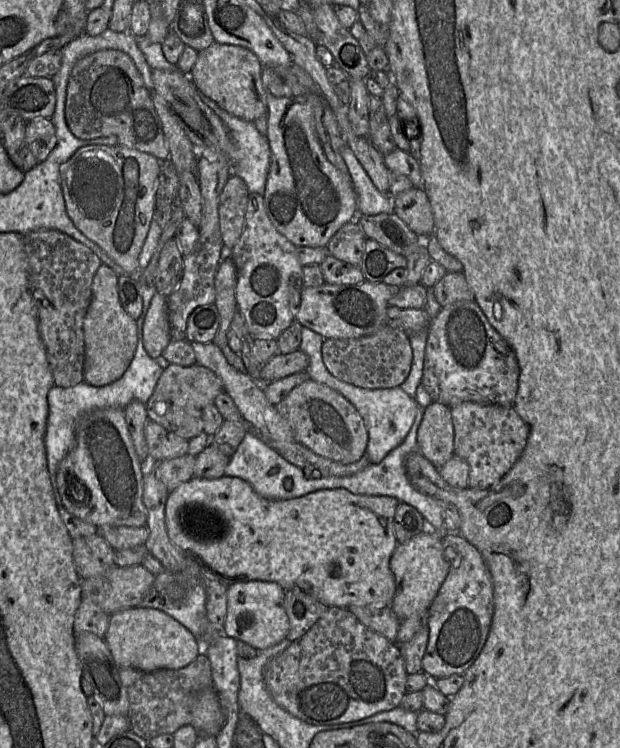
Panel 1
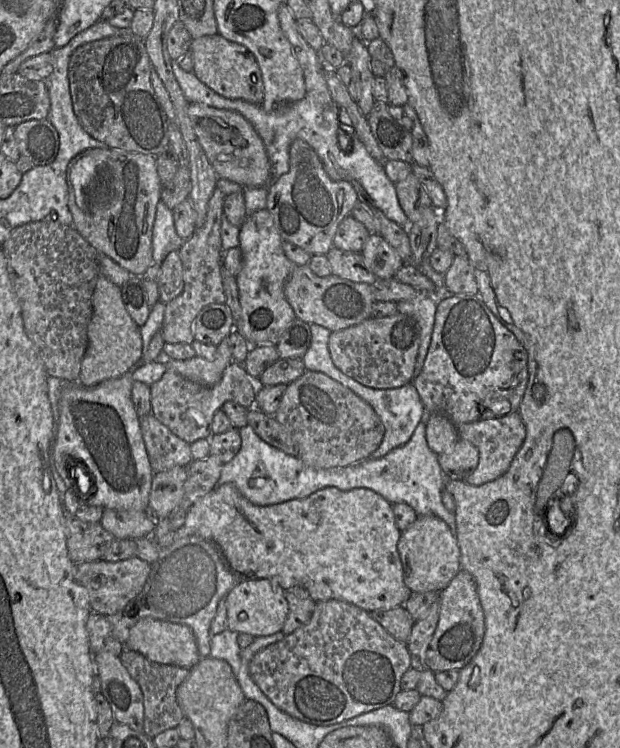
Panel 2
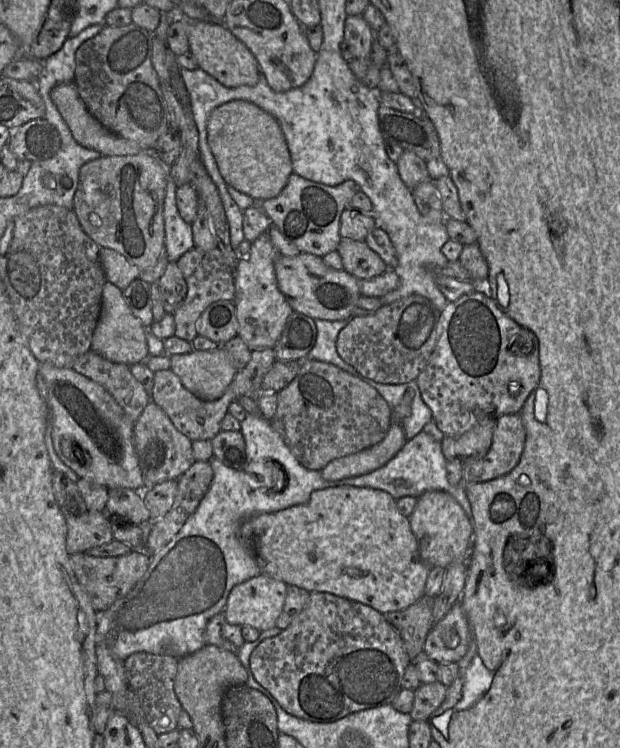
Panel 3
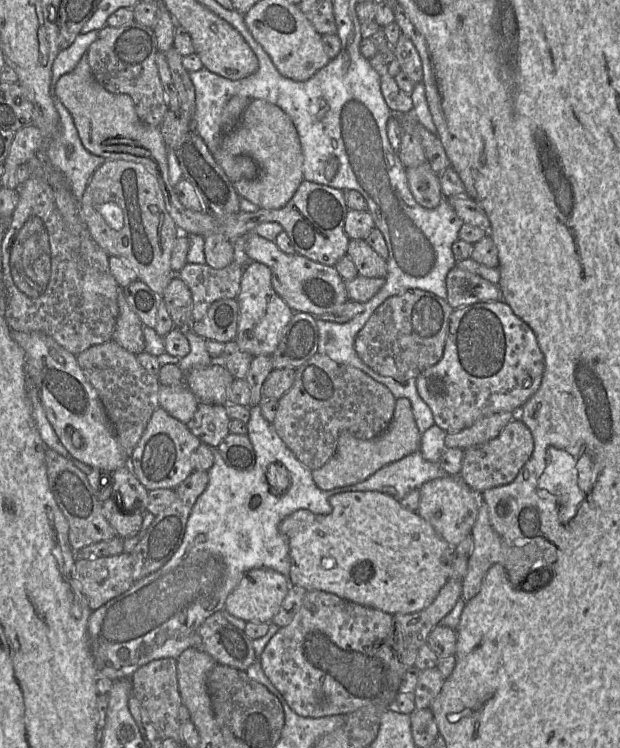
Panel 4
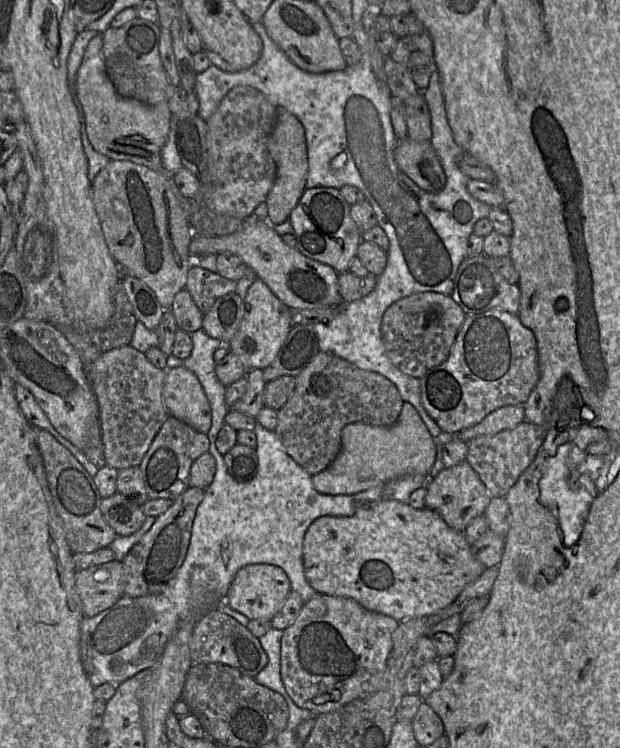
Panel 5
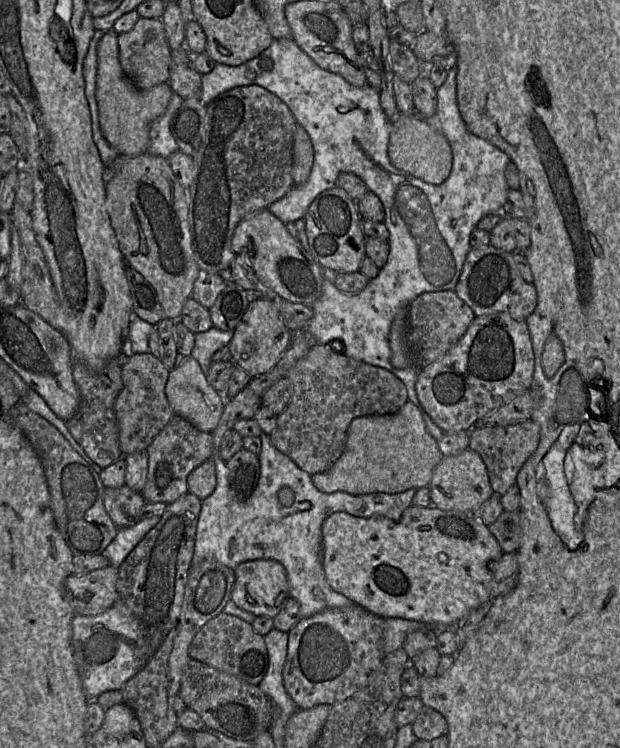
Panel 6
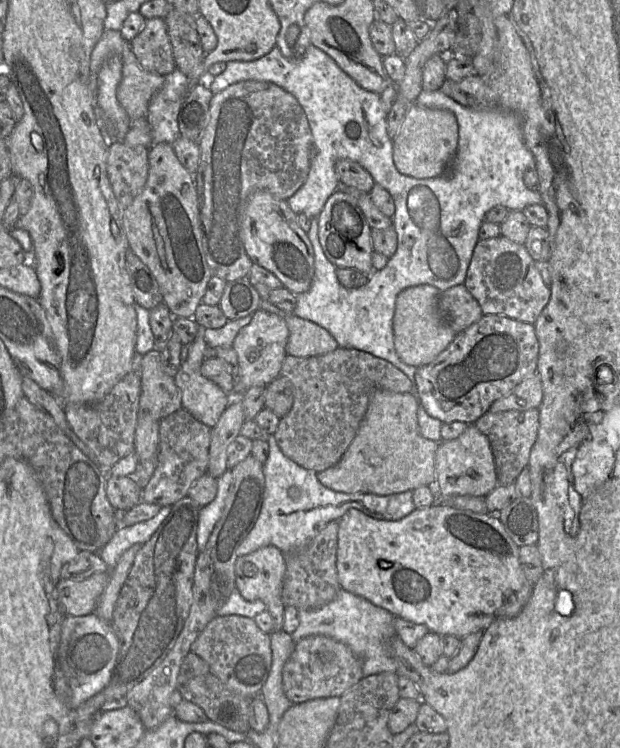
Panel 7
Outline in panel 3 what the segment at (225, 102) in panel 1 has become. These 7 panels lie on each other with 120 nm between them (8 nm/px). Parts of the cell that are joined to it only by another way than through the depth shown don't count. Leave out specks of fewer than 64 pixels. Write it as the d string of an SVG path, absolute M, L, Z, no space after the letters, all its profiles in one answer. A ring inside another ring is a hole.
M190 19L187 22L190 51L198 68L228 88L254 86L260 78L260 68L252 52L223 24Z

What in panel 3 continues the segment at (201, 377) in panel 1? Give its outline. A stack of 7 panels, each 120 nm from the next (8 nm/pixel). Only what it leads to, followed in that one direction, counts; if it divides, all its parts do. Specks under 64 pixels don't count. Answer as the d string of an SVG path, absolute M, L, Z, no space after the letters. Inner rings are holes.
M244 368L238 370L222 397L215 401L204 401L188 391L179 377L171 370L155 372L152 401L170 418L175 428L192 441L212 440L221 431L221 422L228 413L228 407L241 396L258 396Z

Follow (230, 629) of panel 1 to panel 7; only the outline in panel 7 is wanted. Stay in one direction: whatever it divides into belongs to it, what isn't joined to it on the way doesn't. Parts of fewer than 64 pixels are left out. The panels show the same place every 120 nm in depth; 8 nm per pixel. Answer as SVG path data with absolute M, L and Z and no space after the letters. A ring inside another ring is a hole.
M274 545L263 546L249 554L239 556L235 564L235 584L242 597L248 601L261 600L266 610L271 614L273 631L283 630L284 610L286 605L282 600L282 587L286 571L285 556Z

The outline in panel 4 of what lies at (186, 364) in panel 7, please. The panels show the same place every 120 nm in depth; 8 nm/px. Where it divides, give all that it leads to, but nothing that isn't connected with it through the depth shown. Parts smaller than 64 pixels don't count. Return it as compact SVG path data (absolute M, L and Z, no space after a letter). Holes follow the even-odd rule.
M184 383L171 386L160 386L159 405L168 414L186 424L194 416L198 399Z

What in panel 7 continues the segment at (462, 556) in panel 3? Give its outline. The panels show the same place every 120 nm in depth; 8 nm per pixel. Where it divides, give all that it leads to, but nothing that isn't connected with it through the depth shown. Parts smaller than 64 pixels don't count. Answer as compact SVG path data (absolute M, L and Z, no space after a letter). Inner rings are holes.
M474 424L456 439L439 442L435 457L435 489L442 495L486 496L498 485L488 437Z

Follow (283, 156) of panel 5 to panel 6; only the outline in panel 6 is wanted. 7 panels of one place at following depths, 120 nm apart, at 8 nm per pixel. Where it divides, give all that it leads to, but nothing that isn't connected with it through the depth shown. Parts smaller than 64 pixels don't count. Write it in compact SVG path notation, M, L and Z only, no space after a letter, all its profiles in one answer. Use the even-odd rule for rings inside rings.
M297 124L292 148L293 187L299 187L309 178L314 162L314 149L306 130Z

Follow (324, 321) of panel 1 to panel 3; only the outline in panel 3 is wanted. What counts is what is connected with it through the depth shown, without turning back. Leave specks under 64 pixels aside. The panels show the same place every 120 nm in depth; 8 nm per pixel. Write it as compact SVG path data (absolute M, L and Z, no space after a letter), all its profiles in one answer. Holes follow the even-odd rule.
M301 253L294 257L278 255L274 270L277 285L293 311L329 321L349 320L361 296L358 280L344 270L334 270L325 265L322 257Z

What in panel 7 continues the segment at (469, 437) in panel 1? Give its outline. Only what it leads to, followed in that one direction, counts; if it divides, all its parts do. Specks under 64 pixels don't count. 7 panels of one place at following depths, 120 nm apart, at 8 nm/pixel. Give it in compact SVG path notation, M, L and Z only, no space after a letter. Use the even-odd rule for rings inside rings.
M537 408L504 412L485 412L474 425L484 433L493 452L498 485L514 483L529 462L531 449L537 439L539 411Z

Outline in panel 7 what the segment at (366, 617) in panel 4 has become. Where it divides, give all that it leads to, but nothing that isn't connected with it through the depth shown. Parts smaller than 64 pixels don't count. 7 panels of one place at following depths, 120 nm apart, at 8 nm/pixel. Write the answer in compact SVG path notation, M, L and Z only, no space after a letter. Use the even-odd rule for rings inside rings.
M311 635L297 641L282 670L283 690L293 704L316 698L341 697L363 678L361 663L352 650L324 635Z

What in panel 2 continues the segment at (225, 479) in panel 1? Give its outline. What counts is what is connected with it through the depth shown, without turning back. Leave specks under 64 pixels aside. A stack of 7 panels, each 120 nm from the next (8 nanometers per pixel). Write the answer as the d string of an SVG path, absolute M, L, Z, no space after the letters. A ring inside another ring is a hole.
M233 483L217 485L212 491L196 501L189 509L181 535L198 535L211 542L217 549L221 560L236 575L238 580L246 578L271 578L276 580L283 589L300 585L305 587L312 599L317 601L338 599L352 603L366 611L377 609L391 609L404 606L412 591L404 582L403 565L398 552L398 542L402 531L395 522L392 505L384 496L370 488L358 487L342 490L335 486L328 486L312 494L290 499L277 504L257 505L246 499Z

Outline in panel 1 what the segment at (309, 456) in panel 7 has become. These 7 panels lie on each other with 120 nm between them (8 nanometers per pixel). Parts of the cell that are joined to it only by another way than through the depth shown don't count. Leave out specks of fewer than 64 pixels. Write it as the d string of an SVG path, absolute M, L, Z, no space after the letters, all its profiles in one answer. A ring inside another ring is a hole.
M308 379L293 388L276 405L291 427L294 438L314 453L342 464L358 461L368 444L368 431L357 409L339 392Z

